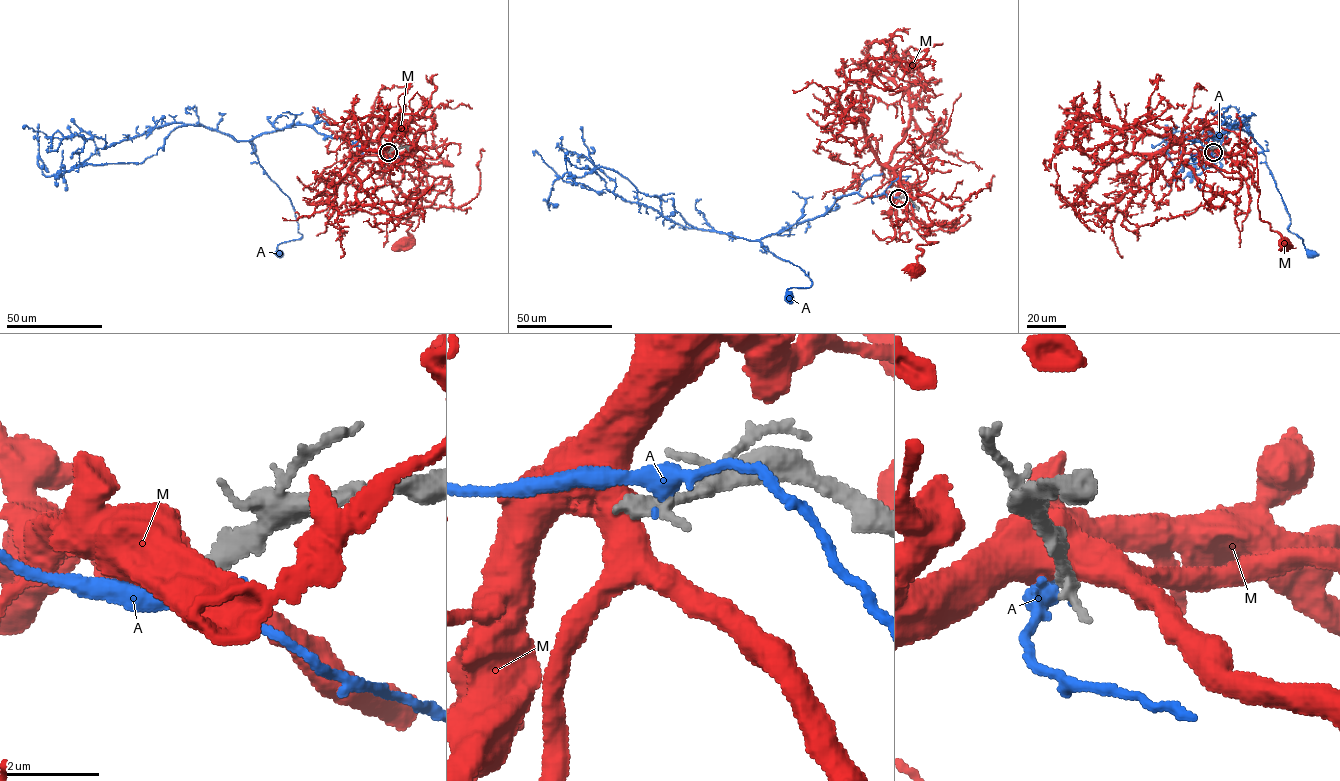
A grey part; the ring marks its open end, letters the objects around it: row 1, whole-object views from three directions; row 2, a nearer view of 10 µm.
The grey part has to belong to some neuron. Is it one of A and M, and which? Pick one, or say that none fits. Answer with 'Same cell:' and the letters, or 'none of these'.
Same cell: none of these

